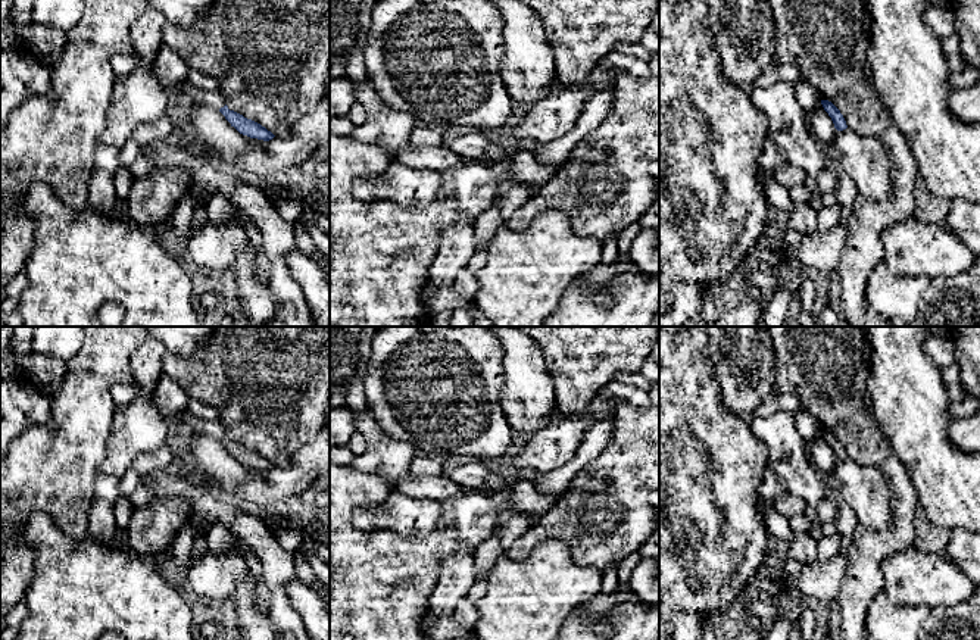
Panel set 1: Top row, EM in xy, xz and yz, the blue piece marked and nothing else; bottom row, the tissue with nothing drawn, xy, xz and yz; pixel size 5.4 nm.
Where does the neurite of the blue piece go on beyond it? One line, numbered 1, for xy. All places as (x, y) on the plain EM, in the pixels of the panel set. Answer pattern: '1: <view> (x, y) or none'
1: xy (214, 428)

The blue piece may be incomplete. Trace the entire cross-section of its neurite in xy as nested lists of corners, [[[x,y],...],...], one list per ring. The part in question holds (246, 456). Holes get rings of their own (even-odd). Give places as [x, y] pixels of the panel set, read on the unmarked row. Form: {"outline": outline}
{"outline": [[[185,409],[177,413],[174,419],[185,424],[193,434],[206,434],[218,438],[225,446],[225,449],[231,453],[231,456],[234,456],[243,465],[263,469],[263,471],[269,471],[275,466],[271,461],[268,461],[260,453],[247,449],[234,440],[230,440],[219,421],[199,419],[190,415]]]}

